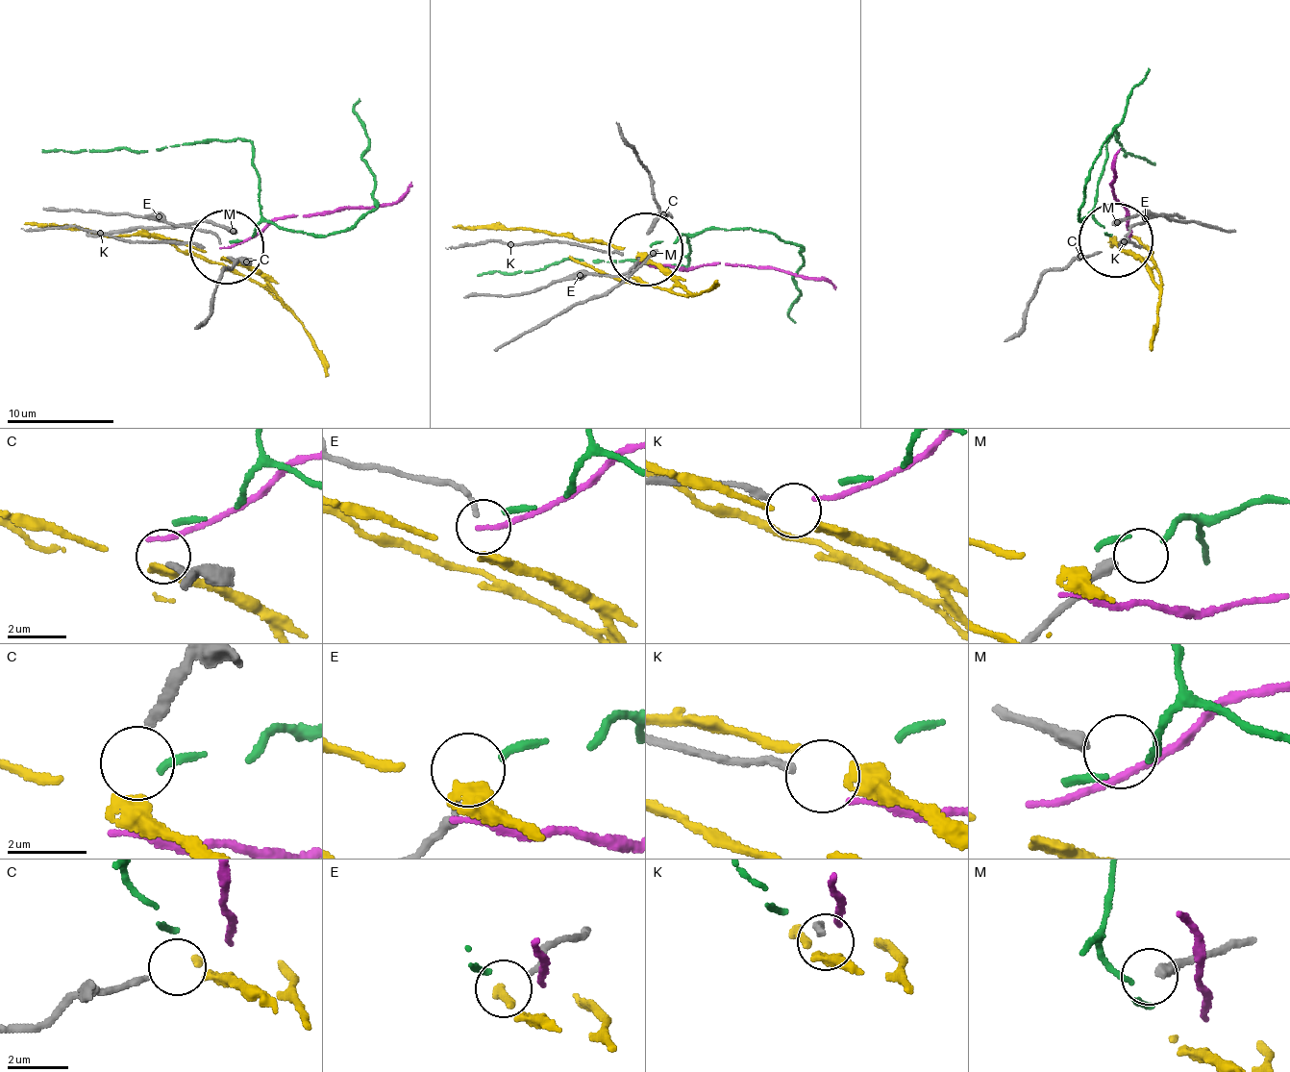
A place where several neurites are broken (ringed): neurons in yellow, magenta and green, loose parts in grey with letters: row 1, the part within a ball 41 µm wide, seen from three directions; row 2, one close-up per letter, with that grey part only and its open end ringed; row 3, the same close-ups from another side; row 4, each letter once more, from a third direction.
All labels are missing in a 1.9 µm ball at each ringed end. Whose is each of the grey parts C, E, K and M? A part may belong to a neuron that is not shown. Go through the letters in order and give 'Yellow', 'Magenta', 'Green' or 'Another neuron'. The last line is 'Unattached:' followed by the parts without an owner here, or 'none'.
C: Yellow
E: Green
K: Magenta
M: Another neuron
Unattached: M

